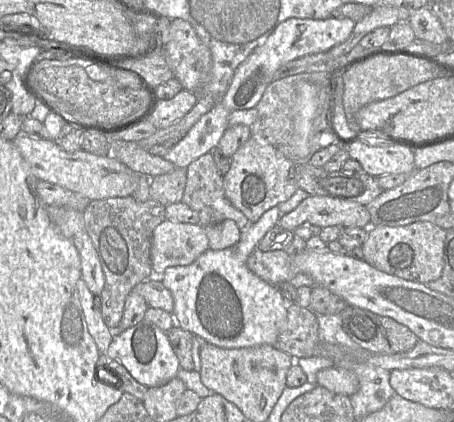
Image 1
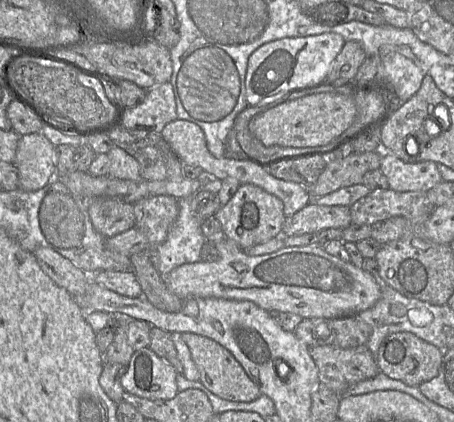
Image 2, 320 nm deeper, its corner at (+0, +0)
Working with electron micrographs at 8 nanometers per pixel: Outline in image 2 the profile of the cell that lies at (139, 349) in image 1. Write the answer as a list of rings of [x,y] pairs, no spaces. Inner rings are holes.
[[[150,347],[135,350],[121,377],[126,392],[151,400],[170,400],[178,393],[177,371]]]

